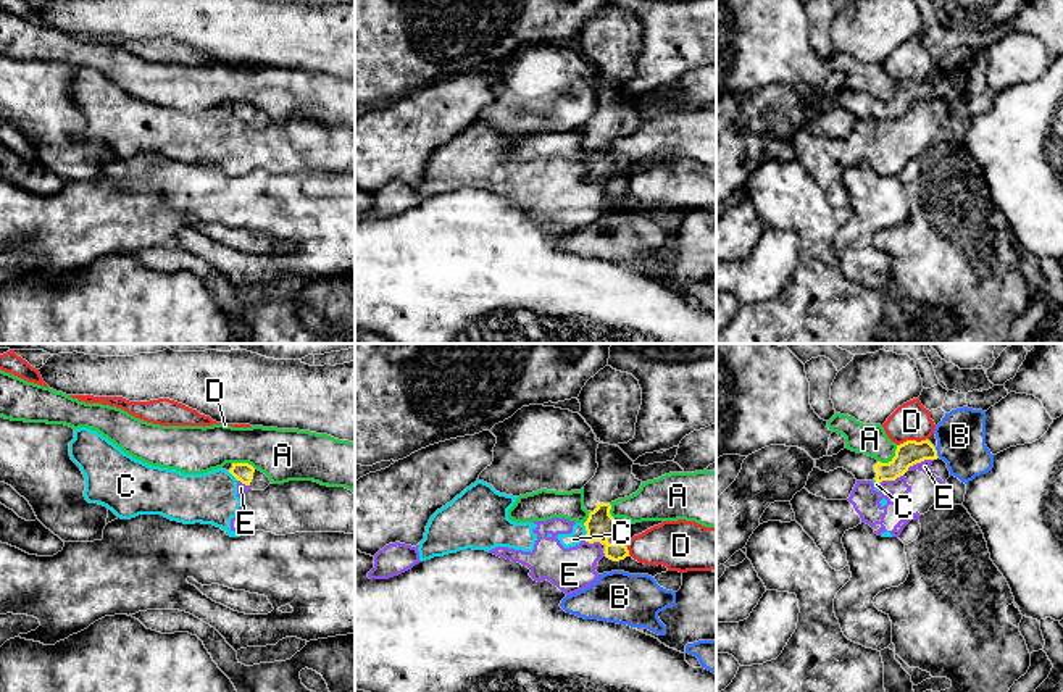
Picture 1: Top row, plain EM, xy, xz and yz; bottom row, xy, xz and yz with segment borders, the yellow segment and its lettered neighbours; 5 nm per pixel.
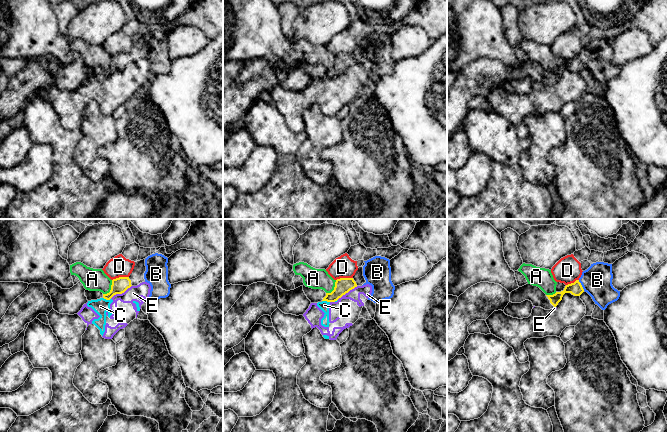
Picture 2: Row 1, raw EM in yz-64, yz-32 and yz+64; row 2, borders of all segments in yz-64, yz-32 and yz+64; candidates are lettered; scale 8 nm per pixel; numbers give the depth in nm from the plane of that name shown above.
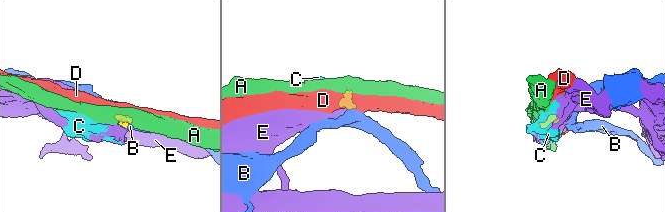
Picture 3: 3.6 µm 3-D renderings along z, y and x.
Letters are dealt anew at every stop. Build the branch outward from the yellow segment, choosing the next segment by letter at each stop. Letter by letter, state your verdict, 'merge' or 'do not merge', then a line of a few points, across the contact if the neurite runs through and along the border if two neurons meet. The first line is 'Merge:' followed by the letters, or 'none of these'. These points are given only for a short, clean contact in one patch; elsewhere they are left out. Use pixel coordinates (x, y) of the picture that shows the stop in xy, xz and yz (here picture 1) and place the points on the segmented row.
Merge: B
A: do not merge; line yz (897, 446), (896, 454), (887, 462), (878, 462)
B: merge; line yz (910, 452), (936, 452), (946, 450), (960, 436)
C: do not merge; line xz (583, 525), (586, 534)
D: do not merge; line yz (926, 437), (904, 441), (897, 446)
E: do not merge; line yz (933, 458), (917, 462), (907, 470)

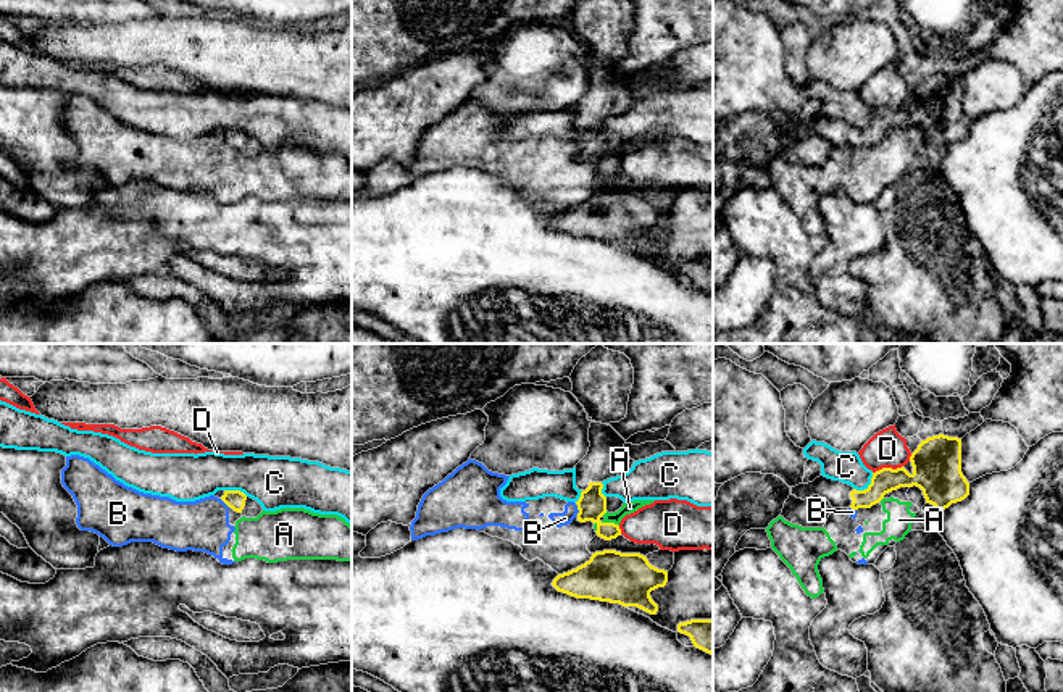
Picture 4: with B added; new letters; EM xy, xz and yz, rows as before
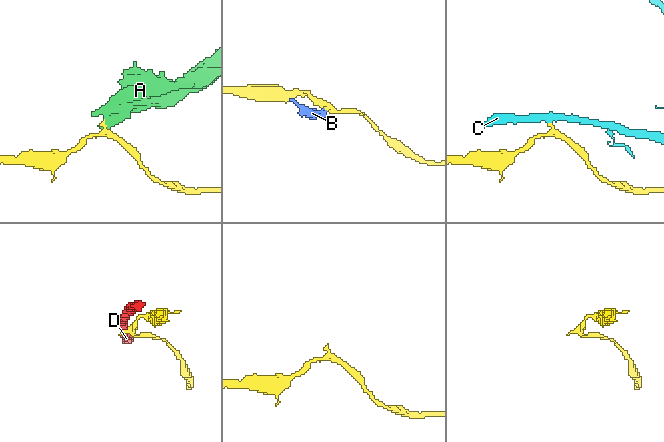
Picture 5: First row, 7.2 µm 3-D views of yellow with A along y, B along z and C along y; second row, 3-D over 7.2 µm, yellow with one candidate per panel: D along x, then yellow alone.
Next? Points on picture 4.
Merge: none of these
A: do not merge; line xz (600, 521), (613, 521), (618, 526)
B: do not merge; line xz (575, 504), (578, 513)
C: do not merge; line yz (873, 473), (871, 481), (863, 489), (854, 489)
D: do not merge; line yz (902, 465), (879, 468), (873, 473)

